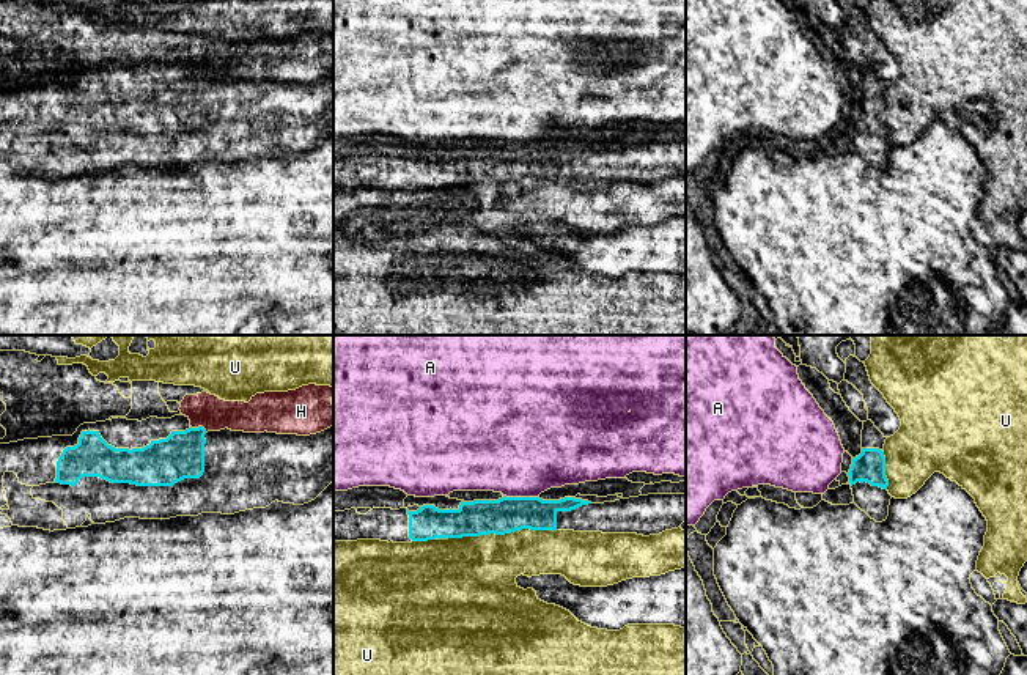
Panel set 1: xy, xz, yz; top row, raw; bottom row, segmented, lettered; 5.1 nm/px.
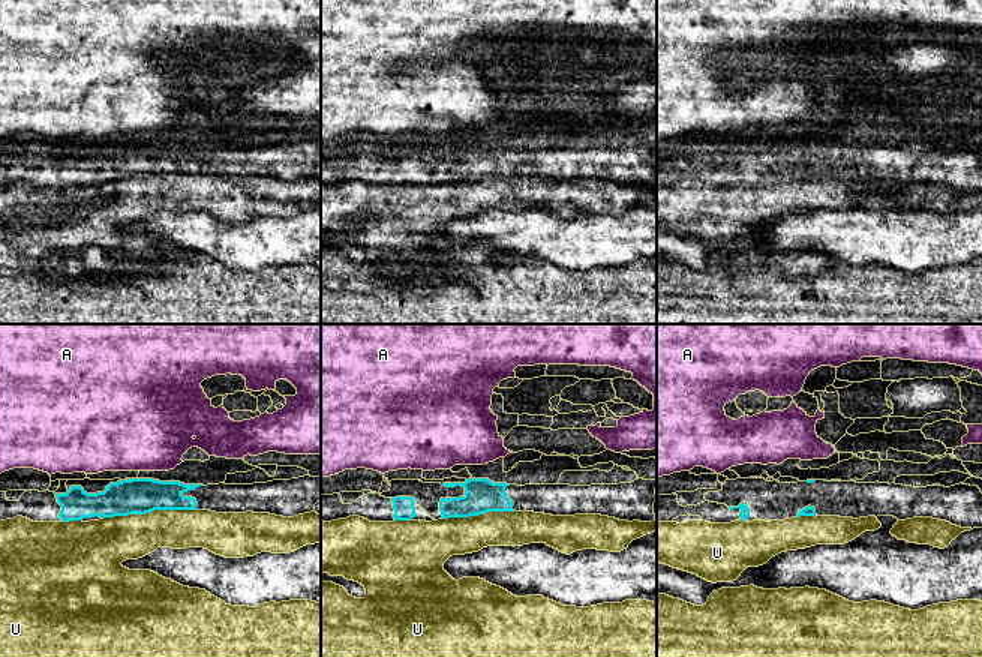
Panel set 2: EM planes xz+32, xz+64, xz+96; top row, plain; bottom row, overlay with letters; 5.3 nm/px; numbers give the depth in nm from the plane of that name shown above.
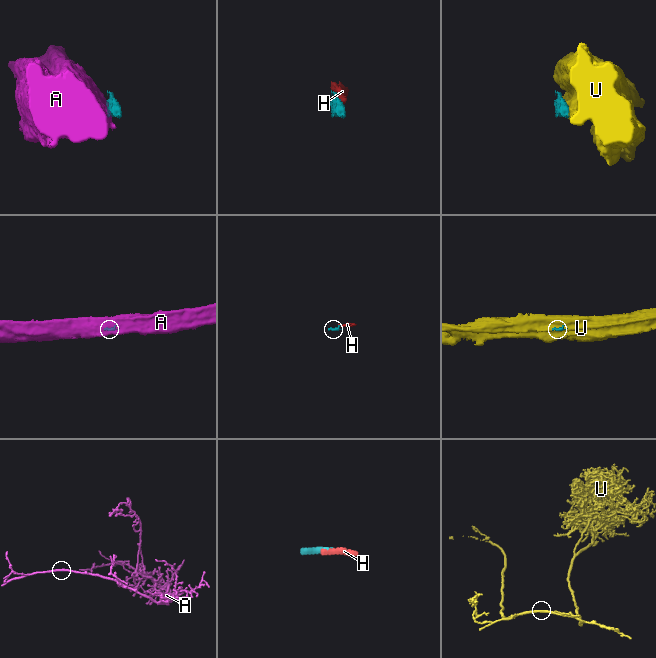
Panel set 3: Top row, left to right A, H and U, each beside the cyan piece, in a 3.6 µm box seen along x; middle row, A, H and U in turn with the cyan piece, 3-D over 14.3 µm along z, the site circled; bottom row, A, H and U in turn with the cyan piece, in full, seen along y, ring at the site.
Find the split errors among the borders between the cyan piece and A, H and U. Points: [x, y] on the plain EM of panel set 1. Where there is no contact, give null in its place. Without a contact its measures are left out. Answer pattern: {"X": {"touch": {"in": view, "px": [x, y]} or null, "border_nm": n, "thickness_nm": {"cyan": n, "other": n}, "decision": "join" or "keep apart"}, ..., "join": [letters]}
{"A": {"touch": {"in": "xz", "px": [521, 145]}, "border_nm": 170, "thickness_nm": {"cyan": 180, "other": 500}, "decision": "keep apart"}, "H": {"touch": {"in": "xy", "px": [200, 74]}, "border_nm": 80, "thickness_nm": {"cyan": 240, "other": 180}, "decision": "keep apart"}, "U": {"touch": {"in": "xz", "px": [502, 181]}, "border_nm": 550, "thickness_nm": {"cyan": 180, "other": 400}, "decision": "keep apart"}, "join": []}

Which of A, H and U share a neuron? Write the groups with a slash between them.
A / H / U

